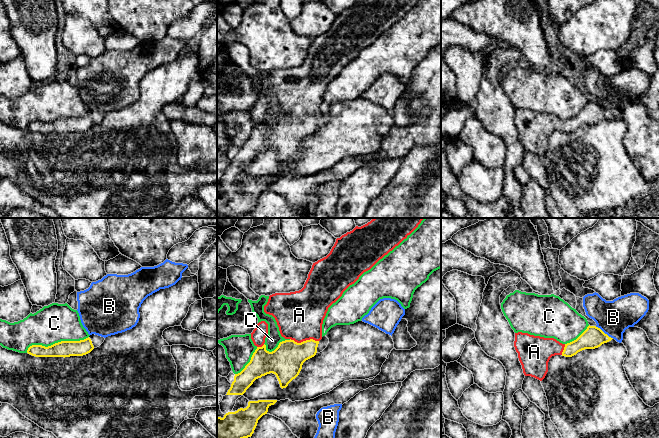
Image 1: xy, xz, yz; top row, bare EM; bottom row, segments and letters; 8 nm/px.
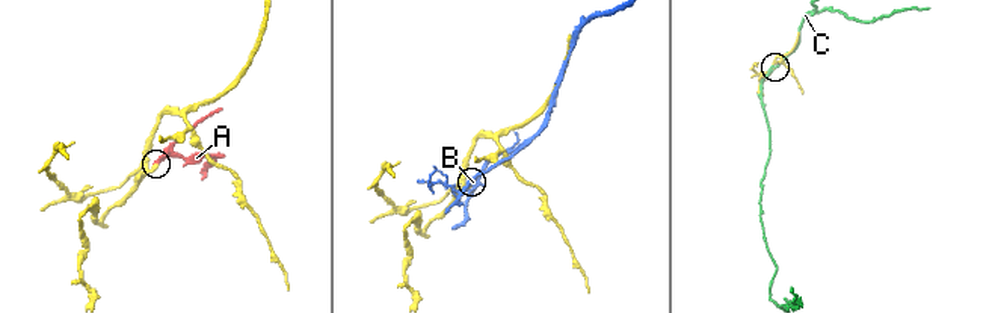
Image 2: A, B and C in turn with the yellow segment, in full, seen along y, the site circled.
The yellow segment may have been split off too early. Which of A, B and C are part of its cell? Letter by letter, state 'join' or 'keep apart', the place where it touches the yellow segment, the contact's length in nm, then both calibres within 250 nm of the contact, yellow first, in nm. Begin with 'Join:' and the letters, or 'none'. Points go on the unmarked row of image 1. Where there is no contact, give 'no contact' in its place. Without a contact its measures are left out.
Join: A
A: join; meets yellow in xz at (304, 117); contact 240 nm long; 260 nm thick on the yellow side, 380 nm on the other
B: keep apart; meets yellow in yz at (603, 108); contact 180 nm long; 180 nm thick on the yellow side, 280 nm on the other
C: keep apart; meets yellow in xy at (56, 119); contact 500 nm long; 130 nm thick on the yellow side, 300 nm on the other

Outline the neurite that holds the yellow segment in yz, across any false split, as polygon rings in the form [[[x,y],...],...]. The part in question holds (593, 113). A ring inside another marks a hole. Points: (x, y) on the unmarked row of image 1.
[[[589,101],[576,116],[567,120],[554,114],[518,108],[515,109],[514,123],[524,151],[542,157],[548,148],[548,138],[552,132],[572,133],[582,126],[598,124],[612,115],[600,104]]]

